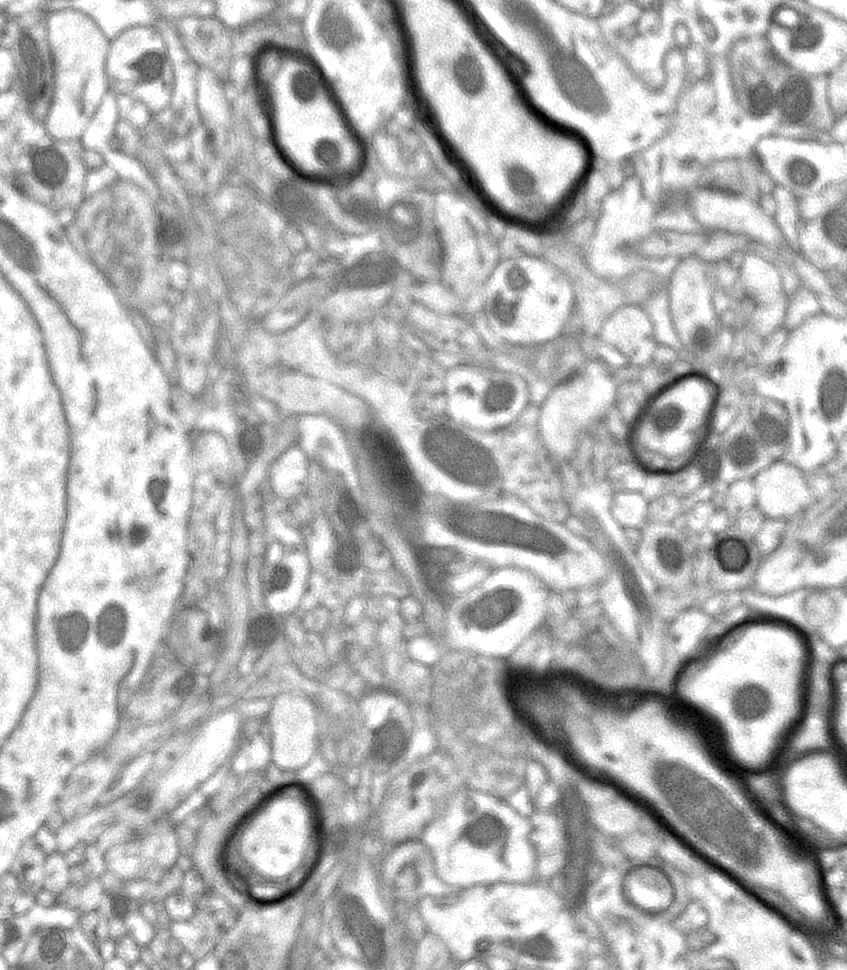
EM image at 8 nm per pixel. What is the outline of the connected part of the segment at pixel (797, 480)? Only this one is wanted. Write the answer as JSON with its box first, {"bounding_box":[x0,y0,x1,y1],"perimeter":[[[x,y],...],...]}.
{"bounding_box":[753,460,814,518],"perimeter":[[[784,460],[760,471],[753,483],[756,506],[767,518],[791,518],[814,501],[804,473]]]}

